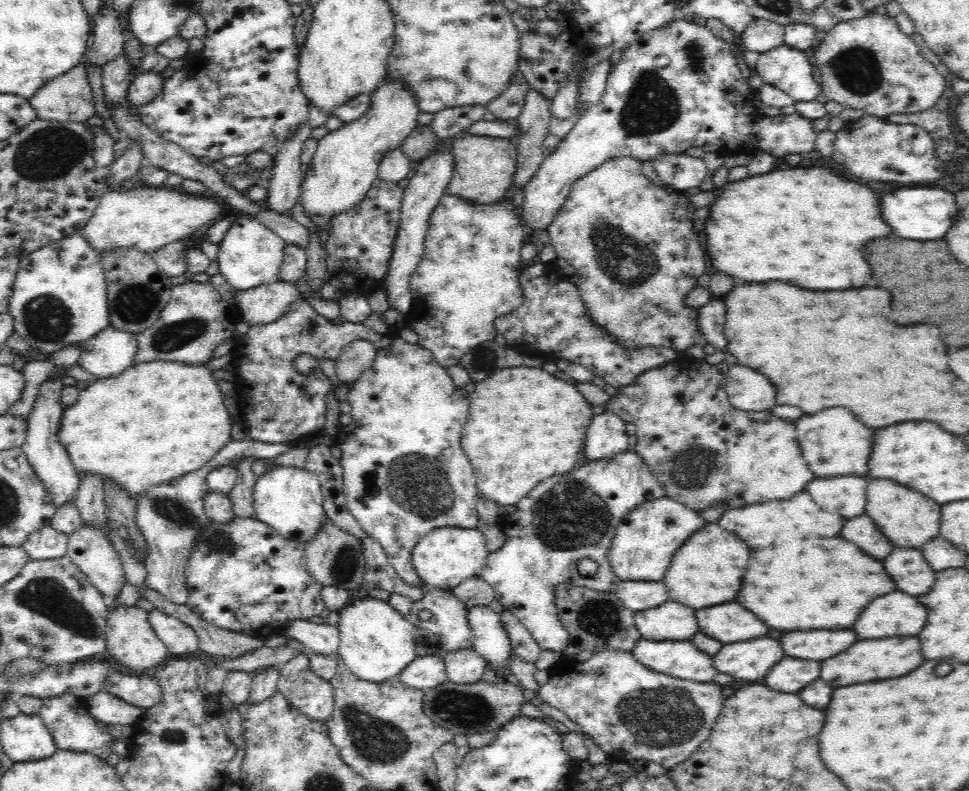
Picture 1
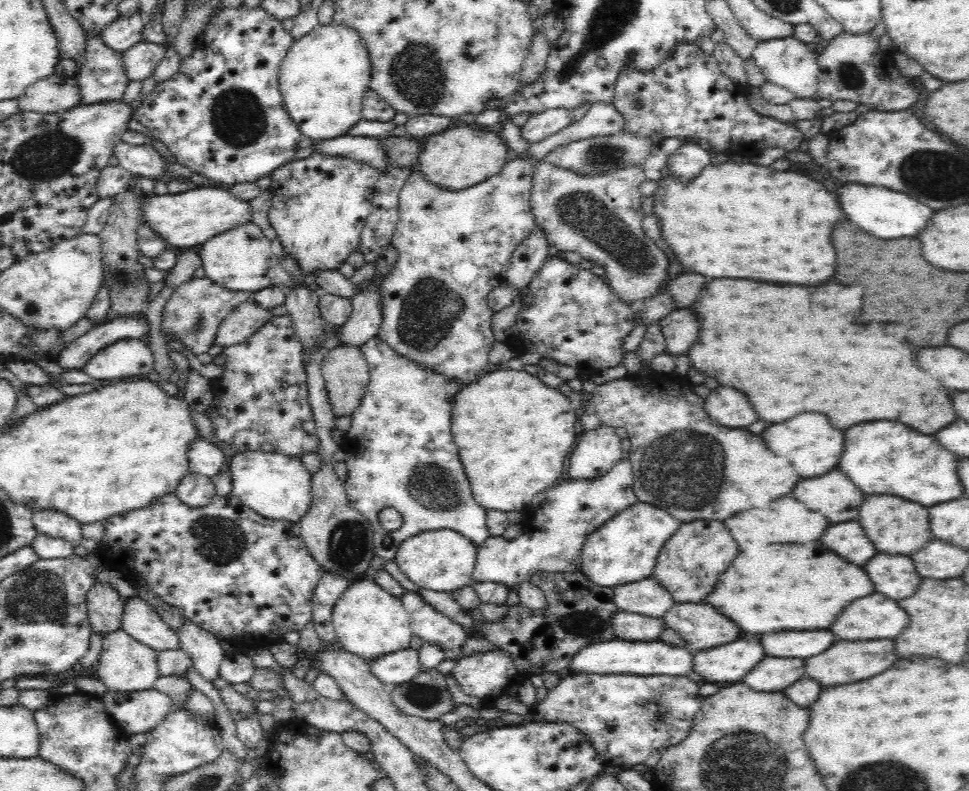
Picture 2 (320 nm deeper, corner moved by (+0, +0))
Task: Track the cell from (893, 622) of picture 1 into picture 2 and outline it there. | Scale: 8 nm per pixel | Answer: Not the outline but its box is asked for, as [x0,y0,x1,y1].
[830,594,908,640]

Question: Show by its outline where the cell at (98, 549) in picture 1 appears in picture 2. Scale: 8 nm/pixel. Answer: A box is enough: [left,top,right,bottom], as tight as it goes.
[87,583,124,638]

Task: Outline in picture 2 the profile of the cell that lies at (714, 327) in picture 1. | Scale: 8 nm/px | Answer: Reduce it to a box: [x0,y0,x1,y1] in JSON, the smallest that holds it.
[658,309,698,358]

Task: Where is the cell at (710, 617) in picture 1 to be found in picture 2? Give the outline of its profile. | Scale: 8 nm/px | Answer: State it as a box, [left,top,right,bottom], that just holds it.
[662,604,740,654]

